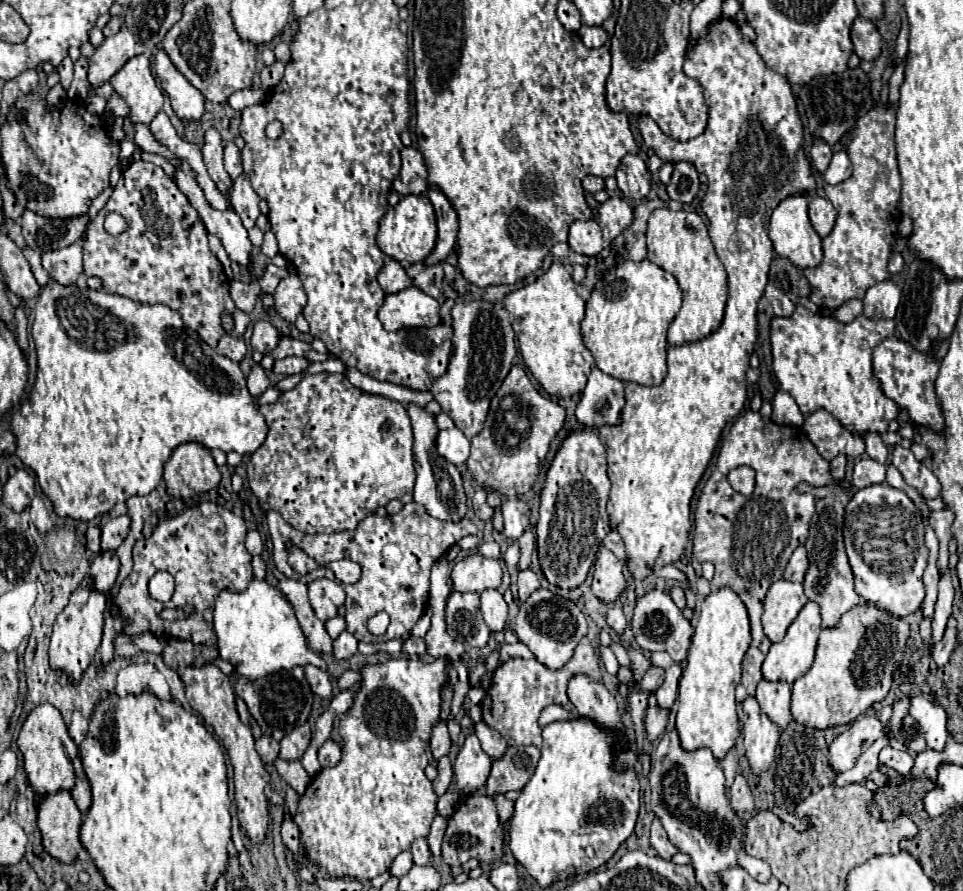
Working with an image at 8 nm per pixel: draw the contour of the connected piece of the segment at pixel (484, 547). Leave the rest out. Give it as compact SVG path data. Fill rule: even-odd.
M490 540L490 542L482 542L478 546L478 554L486 556L486 558L500 558L500 544Z

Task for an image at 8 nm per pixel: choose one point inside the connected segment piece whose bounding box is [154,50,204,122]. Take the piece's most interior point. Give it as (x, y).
(188, 103)

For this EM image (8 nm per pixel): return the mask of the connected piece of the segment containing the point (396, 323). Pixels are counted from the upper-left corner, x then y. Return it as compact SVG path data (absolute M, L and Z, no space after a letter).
M416 286L398 294L388 294L380 308L380 322L386 330L400 328L434 328L440 320L440 304Z

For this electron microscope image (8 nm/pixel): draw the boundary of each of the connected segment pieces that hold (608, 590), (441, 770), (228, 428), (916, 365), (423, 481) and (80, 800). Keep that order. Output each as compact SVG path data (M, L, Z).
M600 546L594 566L596 566L594 580L592 580L594 596L606 604L620 600L620 596L626 588L624 564L608 548Z
M442 756L440 760L438 760L438 766L436 766L436 770L438 770L438 778L434 780L434 786L438 788L438 790L446 790L448 786L450 786L450 782L452 782L452 764L450 764L450 758L448 756Z
M48 280L48 286L42 288L38 302L36 302L36 320L32 326L32 336L36 342L38 352L38 374L32 386L28 400L12 414L10 430L16 436L16 456L22 460L24 466L36 472L38 484L42 492L52 500L54 512L58 516L68 516L74 520L92 520L98 514L110 512L116 502L128 500L136 494L150 494L162 482L162 468L164 462L170 458L172 450L184 442L200 442L206 448L218 448L224 452L238 452L238 454L254 454L266 440L268 424L264 416L256 408L256 400L250 396L246 388L246 376L242 374L240 366L226 356L220 356L214 348L210 348L194 330L182 328L184 322L180 314L164 304L140 304L124 296L108 294L104 290L80 288L76 284L62 286L56 280Z
M888 336L874 346L872 366L874 366L874 376L880 382L882 392L892 402L896 402L900 410L906 410L910 420L916 426L928 428L936 434L944 432L942 406L940 406L940 398L936 396L936 390L934 390L940 362L936 360L934 352L920 352L910 342L898 338L898 336Z
M408 404L408 416L414 428L414 468L416 468L416 486L414 486L414 500L422 504L434 518L440 520L460 520L468 514L466 496L462 488L462 476L454 464L442 458L436 450L436 416L430 414L426 408L418 404Z
M74 758L74 772L76 772L76 784L74 784L74 788L70 790L70 794L72 794L72 798L74 798L74 802L78 804L78 808L80 808L80 812L86 812L88 810L88 806L90 806L90 784L88 784L88 778L86 778L86 774L84 774L84 768L82 768L82 760L80 758Z

